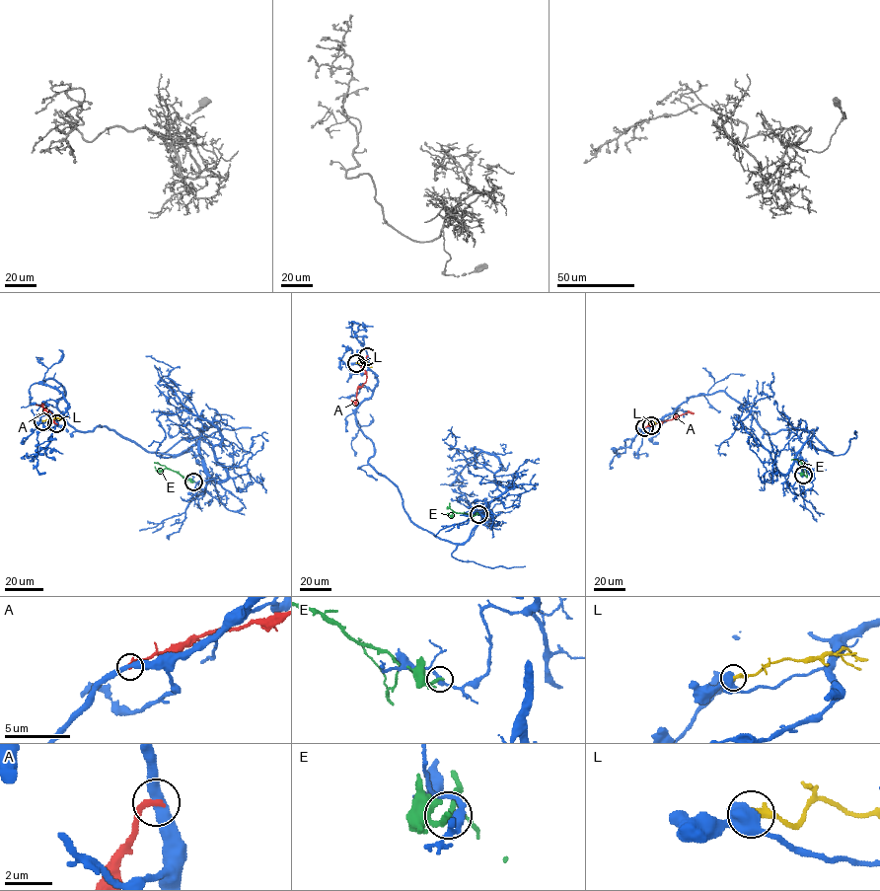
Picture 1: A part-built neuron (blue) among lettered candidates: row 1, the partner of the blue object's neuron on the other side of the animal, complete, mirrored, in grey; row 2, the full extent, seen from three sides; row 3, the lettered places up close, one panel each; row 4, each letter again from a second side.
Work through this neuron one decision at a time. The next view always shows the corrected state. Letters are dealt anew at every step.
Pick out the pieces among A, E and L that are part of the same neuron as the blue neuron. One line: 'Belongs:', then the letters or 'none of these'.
Belongs: none of these

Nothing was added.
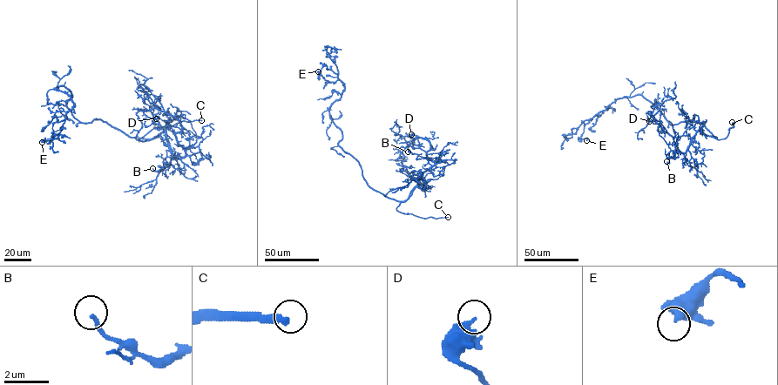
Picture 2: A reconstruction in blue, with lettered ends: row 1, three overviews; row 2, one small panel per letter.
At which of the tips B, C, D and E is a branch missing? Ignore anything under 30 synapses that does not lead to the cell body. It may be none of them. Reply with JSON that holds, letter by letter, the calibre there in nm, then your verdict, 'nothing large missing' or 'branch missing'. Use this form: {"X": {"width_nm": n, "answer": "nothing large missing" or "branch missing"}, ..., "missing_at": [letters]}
{"B": {"width_nm": 180, "answer": "nothing large missing"}, "C": {"width_nm": 300, "answer": "branch missing"}, "D": {"width_nm": 500, "answer": "nothing large missing"}, "E": {"width_nm": 500, "answer": "nothing large missing"}, "missing_at": ["C"]}

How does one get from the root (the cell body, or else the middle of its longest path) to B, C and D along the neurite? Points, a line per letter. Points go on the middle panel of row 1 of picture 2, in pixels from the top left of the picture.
B: (376, 192), (397, 200), (407, 199), (418, 178), (431, 165), (426, 158), (416, 159), (417, 154), (408, 151)
C: (376, 192), (390, 199), (404, 201), (396, 208), (400, 212), (424, 218), (448, 217)
D: (376, 192), (404, 201), (418, 183), (418, 178), (434, 165), (426, 152), (414, 144), (411, 134)

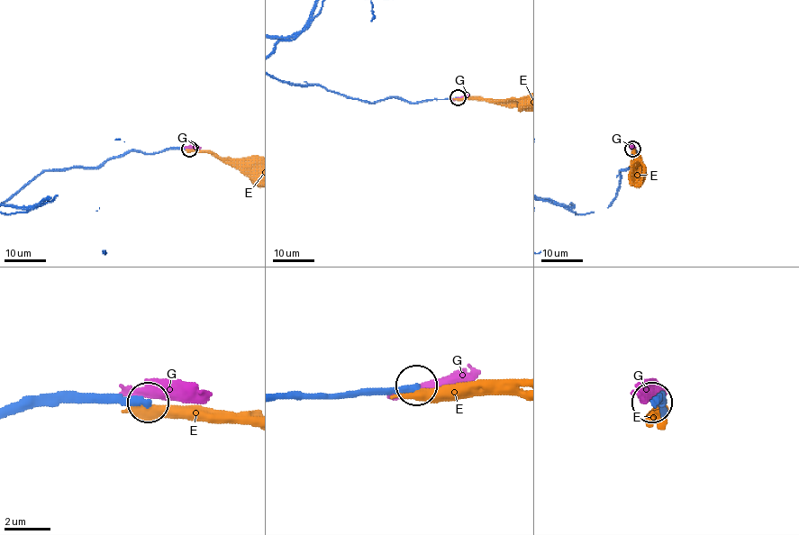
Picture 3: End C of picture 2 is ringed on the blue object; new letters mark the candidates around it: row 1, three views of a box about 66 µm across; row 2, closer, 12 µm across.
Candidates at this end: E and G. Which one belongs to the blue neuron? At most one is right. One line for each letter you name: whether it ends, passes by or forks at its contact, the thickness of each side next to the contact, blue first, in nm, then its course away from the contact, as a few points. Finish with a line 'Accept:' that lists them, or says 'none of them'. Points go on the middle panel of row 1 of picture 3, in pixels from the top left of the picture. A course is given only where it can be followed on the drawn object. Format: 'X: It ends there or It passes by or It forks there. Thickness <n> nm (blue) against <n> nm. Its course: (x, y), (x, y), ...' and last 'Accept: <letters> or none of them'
Accept: none of them

